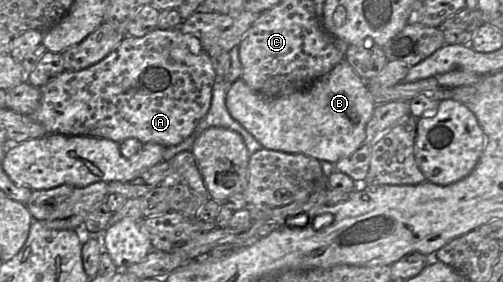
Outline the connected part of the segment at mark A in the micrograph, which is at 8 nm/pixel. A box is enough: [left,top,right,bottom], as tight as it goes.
[29,28,217,147]

